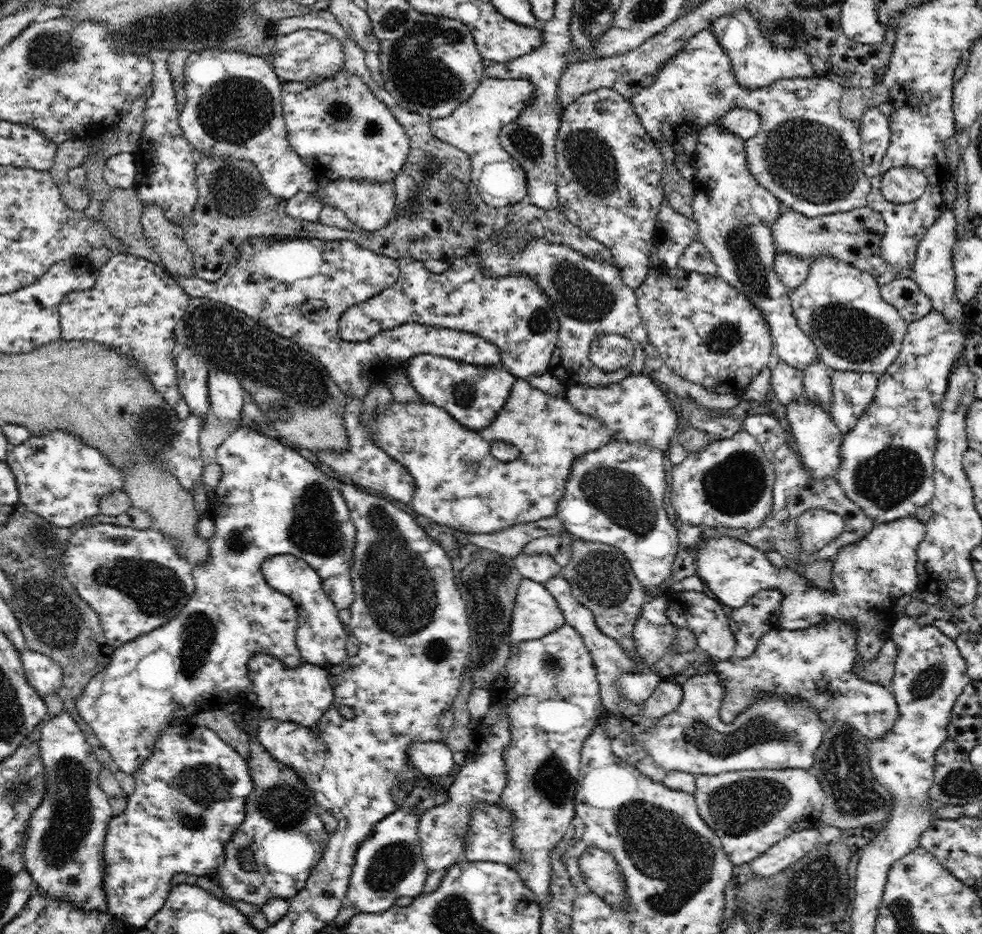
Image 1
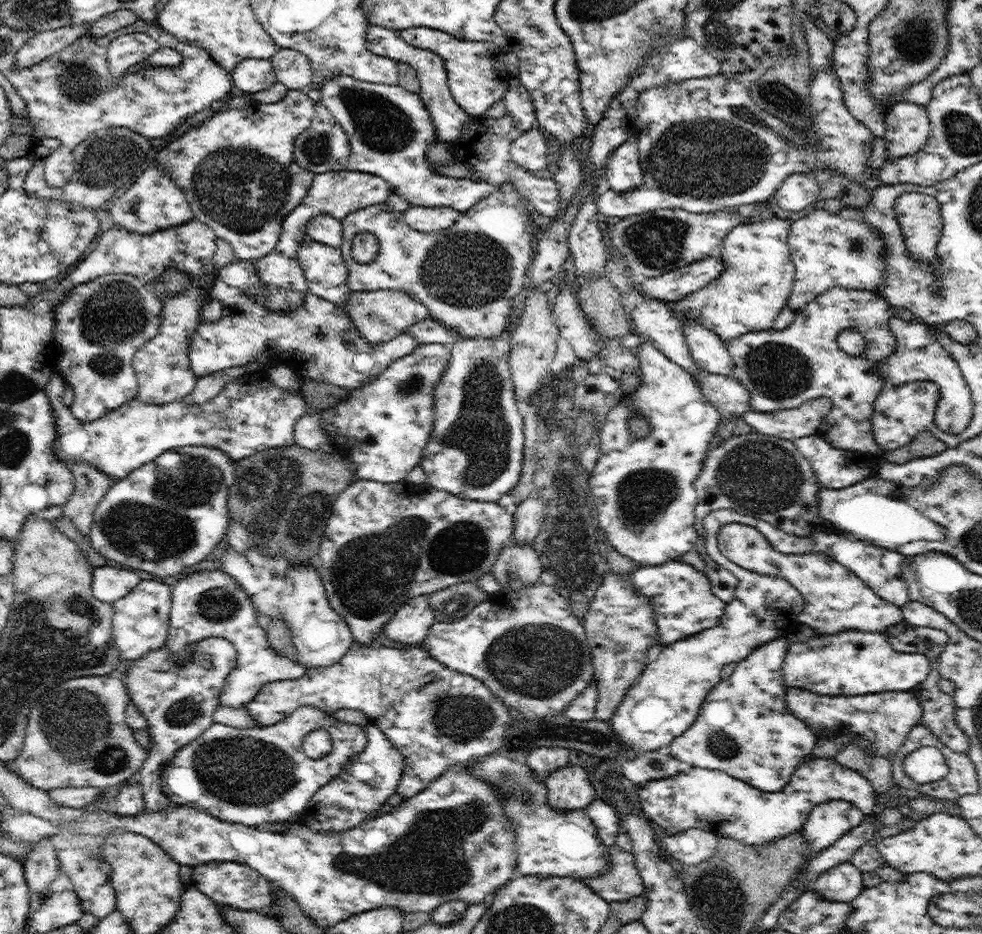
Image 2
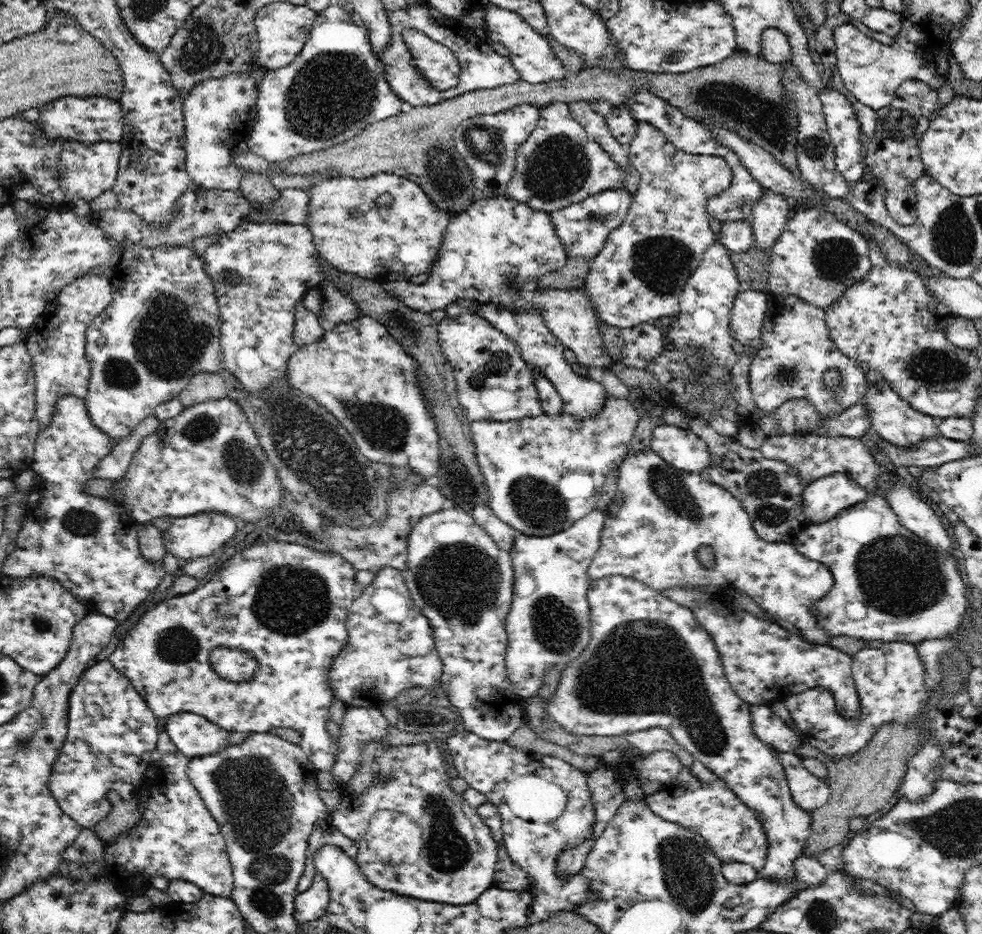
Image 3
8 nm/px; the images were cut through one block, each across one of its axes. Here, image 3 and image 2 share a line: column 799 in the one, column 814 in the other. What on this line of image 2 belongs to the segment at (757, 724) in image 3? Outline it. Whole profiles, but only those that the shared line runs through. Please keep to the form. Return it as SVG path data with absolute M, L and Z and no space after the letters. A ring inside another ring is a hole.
M782 635L756 647L748 657L736 663L732 675L726 680L720 680L708 693L692 726L676 737L666 752L682 762L688 762L692 767L721 771L737 780L744 780L744 783L752 784L758 791L779 792L785 788L798 763L811 755L817 742L816 734L808 727L808 723L796 717L786 704L787 686L783 681L782 666L788 646L788 635Z

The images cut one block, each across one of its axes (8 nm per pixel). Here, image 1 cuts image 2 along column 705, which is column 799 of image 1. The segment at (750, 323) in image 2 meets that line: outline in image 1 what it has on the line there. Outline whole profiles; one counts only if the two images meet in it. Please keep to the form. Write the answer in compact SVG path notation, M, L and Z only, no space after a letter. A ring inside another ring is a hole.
M822 256L811 261L808 276L802 282L802 287L790 293L791 306L799 328L813 340L820 361L828 369L873 372L880 376L900 355L909 325L894 306L888 305L882 299L880 289L870 273L862 273L848 263L831 256Z

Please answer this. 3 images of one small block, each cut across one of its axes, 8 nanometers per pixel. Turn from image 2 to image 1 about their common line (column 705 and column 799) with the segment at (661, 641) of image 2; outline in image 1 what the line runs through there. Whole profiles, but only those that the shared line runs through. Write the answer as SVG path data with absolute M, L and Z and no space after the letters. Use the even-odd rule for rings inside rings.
M914 515L907 516L900 520L874 525L872 530L866 534L862 540L844 546L834 558L831 571L831 584L833 591L820 589L812 582L806 583L806 578L792 568L776 568L768 559L766 552L754 548L741 540L730 538L729 536L716 536L700 542L700 550L696 554L695 566L696 574L700 576L702 582L710 588L711 592L721 604L740 608L746 601L757 592L766 589L780 590L782 593L781 616L779 617L780 628L786 630L800 630L826 624L830 620L841 620L844 624L851 626L857 636L857 654L855 664L862 662L872 662L885 641L890 638L890 628L895 622L894 606L898 598L903 594L911 594L918 589L918 546L926 534L926 525Z

